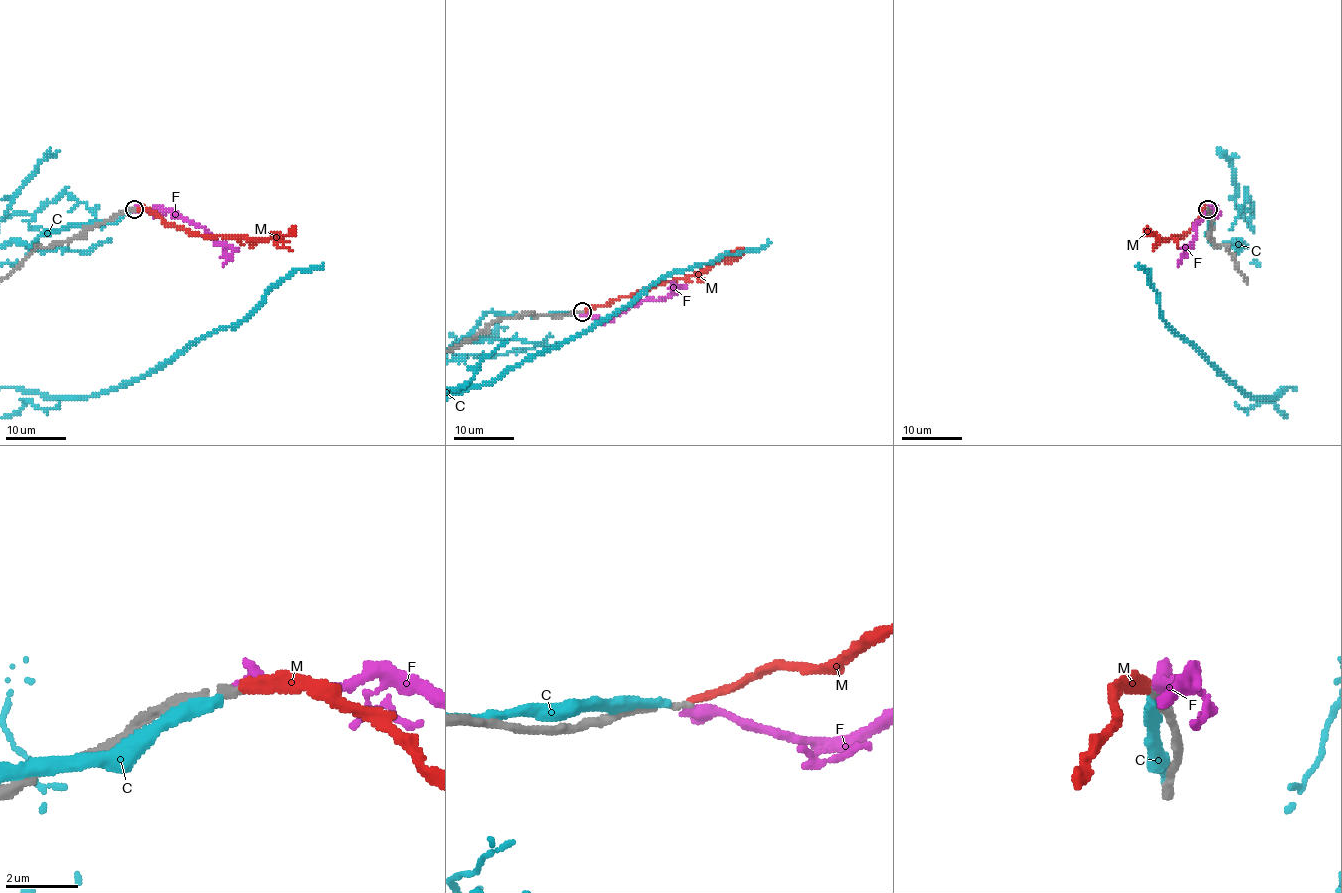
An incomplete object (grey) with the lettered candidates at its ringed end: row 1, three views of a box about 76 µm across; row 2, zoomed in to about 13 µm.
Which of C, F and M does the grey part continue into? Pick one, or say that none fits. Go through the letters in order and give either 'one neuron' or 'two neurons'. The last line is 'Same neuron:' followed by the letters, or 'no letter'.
C: two neurons
F: two neurons
M: two neurons
Same neuron: no letter

